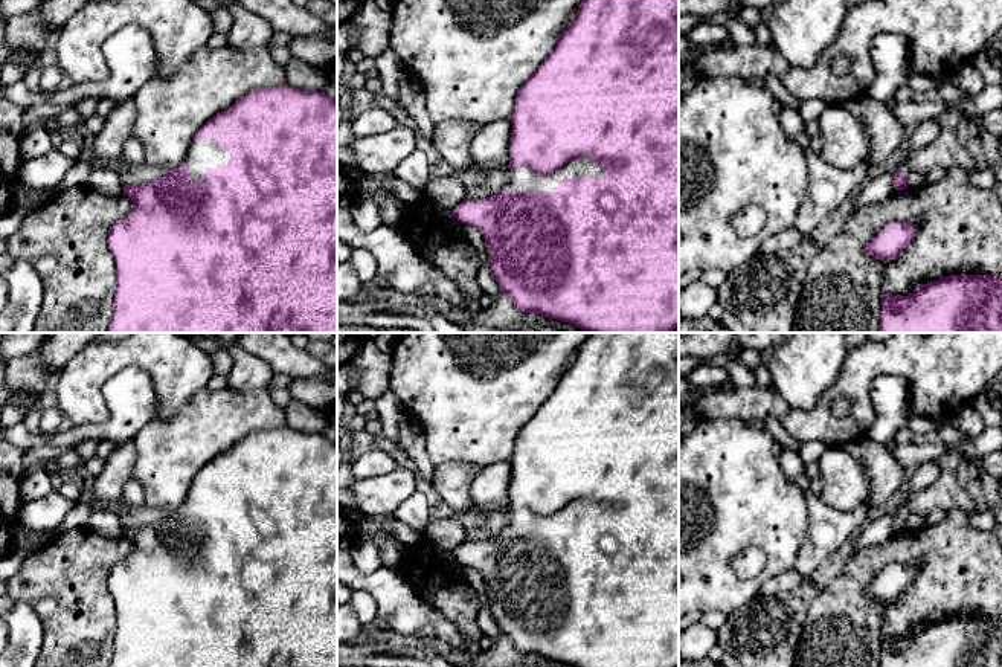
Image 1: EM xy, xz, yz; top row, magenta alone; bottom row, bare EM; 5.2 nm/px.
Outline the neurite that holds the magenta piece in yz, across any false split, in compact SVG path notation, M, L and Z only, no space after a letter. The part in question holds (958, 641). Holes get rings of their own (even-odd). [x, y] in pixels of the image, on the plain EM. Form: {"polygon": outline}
{"polygon": "M950 617L909 638L885 635L880 667L1002 667L1002 618Z"}

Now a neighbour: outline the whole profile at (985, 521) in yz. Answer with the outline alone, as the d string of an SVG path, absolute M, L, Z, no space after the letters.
M988 508L984 513L968 513L968 519L973 527L981 530L993 530L996 527L996 513L994 510Z

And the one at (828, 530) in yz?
M805 470L799 473L796 485L807 496L808 528L795 568L802 577L808 577L825 559L851 540L851 534L868 520L871 508L863 502L849 514L833 510L810 490Z

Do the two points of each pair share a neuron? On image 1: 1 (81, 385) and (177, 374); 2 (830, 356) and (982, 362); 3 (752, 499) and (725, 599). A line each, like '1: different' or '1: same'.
1: same
2: different
3: same

